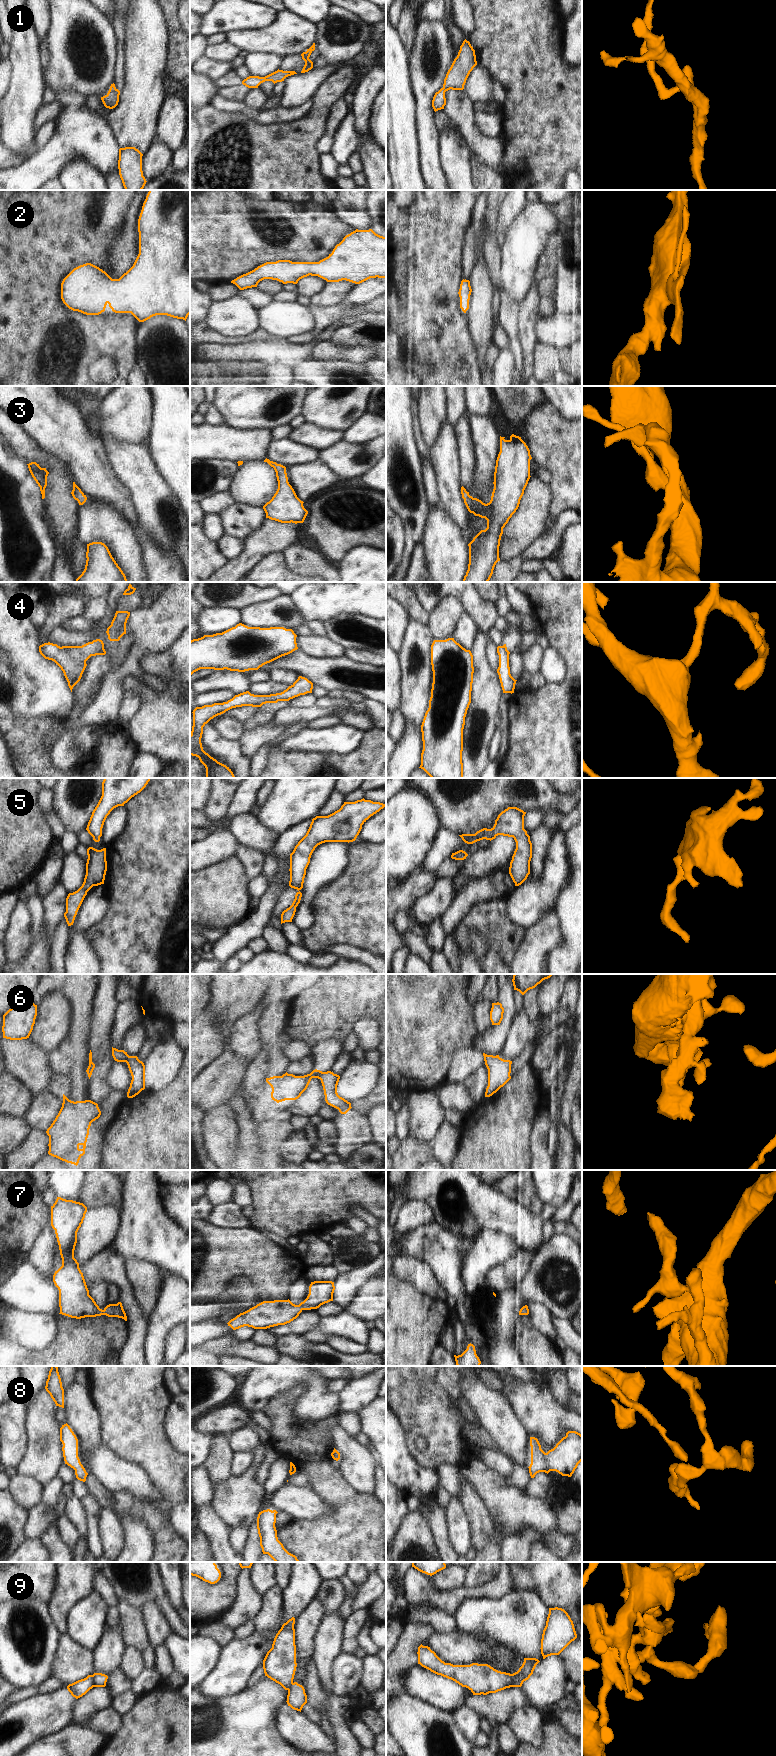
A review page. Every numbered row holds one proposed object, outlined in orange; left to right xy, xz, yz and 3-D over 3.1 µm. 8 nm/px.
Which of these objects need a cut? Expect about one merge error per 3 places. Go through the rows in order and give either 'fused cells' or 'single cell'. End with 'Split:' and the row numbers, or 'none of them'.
1: single cell
2: single cell
3: single cell
4: single cell
5: single cell
6: fused cells
7: single cell
8: single cell
9: fused cells
Split: 6, 9

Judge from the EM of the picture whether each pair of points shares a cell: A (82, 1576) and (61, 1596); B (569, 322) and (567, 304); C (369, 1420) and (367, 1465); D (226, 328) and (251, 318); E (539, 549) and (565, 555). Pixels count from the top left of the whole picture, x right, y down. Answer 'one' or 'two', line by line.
A: one
B: two
C: two
D: one
E: two

